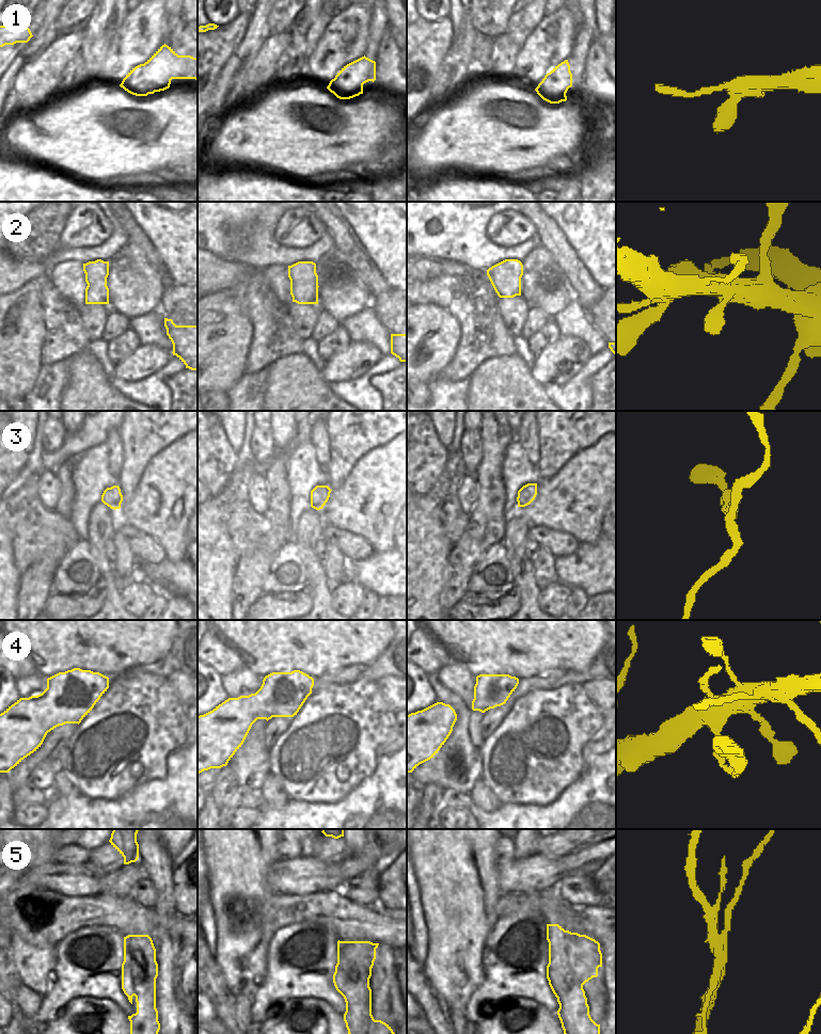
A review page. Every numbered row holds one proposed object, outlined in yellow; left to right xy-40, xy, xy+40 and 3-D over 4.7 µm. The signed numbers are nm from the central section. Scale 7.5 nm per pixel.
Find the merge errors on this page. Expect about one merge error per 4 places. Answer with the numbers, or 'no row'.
5

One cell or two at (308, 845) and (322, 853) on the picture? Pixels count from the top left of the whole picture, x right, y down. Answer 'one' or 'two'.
two

